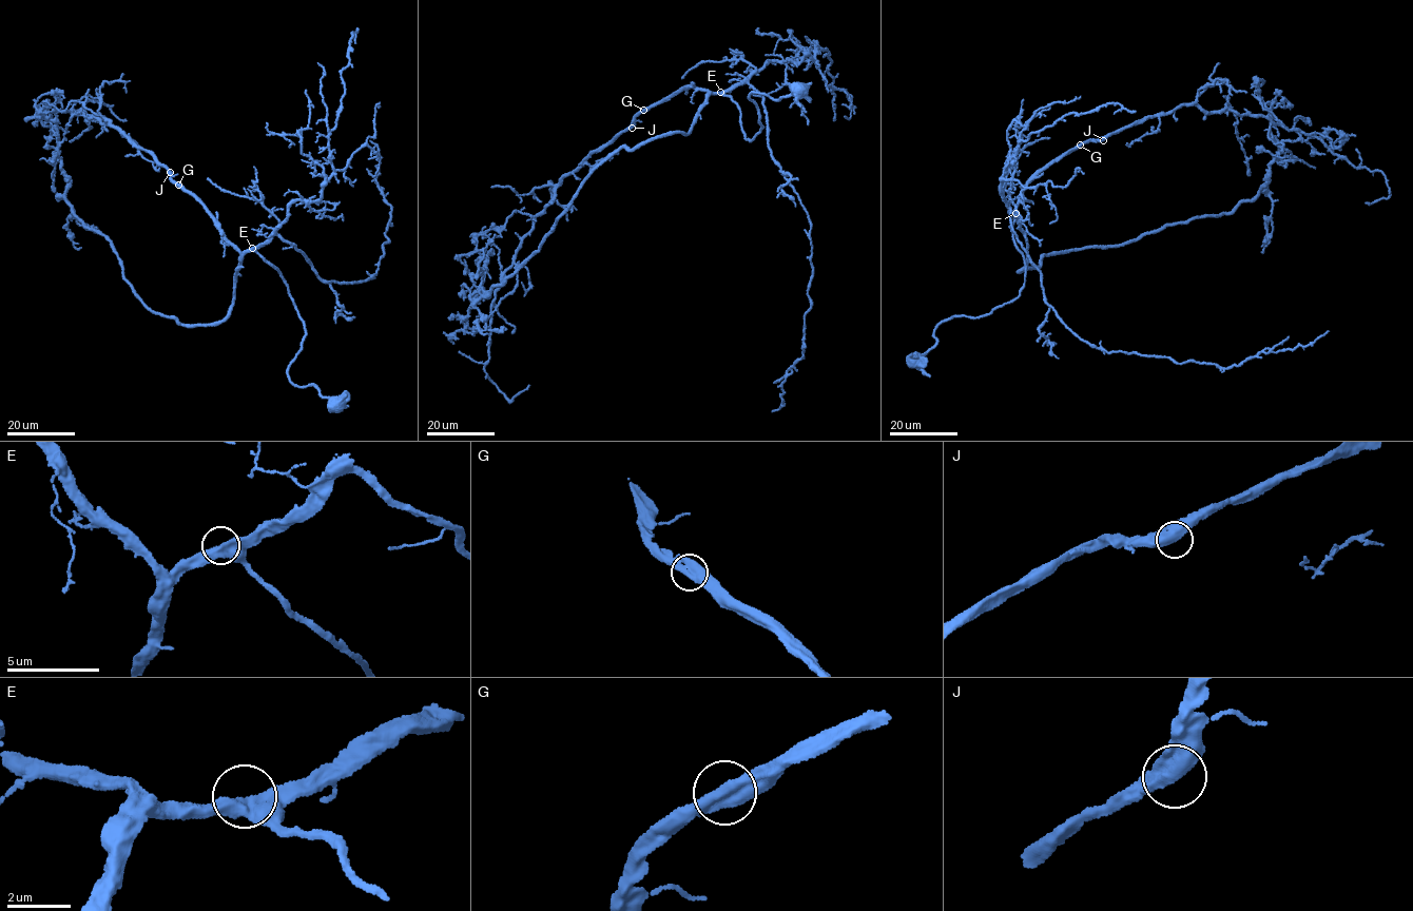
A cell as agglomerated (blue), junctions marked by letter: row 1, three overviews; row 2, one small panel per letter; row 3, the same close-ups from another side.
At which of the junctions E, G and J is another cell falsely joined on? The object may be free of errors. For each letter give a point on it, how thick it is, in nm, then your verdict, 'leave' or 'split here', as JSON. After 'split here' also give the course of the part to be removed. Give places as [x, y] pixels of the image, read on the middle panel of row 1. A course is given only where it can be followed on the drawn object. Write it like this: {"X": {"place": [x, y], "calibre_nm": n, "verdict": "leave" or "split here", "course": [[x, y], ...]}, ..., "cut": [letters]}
{"E": {"place": [720, 92], "calibre_nm": 500, "verdict": "leave"}, "G": {"place": [643, 110], "calibre_nm": 500, "verdict": "leave"}, "J": {"place": [632, 128], "calibre_nm": 500, "verdict": "leave"}, "cut": []}

